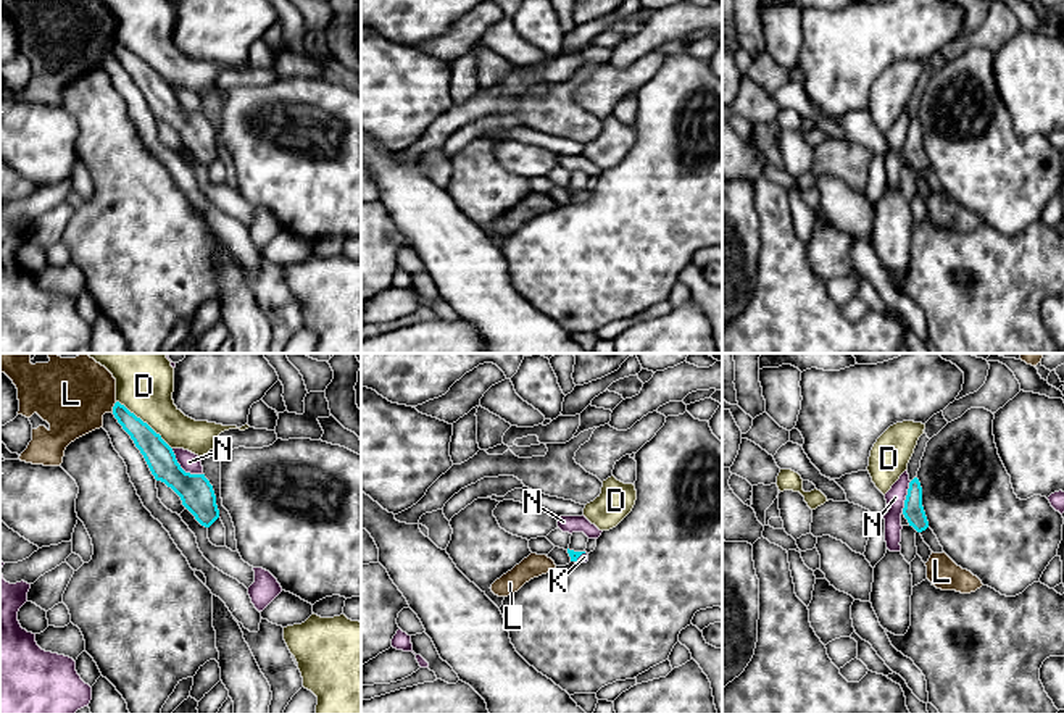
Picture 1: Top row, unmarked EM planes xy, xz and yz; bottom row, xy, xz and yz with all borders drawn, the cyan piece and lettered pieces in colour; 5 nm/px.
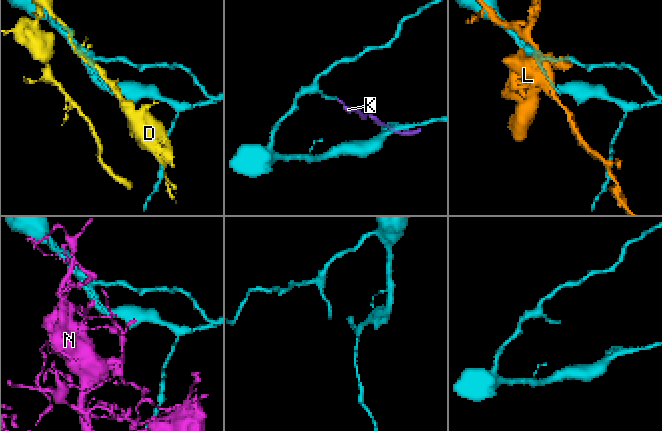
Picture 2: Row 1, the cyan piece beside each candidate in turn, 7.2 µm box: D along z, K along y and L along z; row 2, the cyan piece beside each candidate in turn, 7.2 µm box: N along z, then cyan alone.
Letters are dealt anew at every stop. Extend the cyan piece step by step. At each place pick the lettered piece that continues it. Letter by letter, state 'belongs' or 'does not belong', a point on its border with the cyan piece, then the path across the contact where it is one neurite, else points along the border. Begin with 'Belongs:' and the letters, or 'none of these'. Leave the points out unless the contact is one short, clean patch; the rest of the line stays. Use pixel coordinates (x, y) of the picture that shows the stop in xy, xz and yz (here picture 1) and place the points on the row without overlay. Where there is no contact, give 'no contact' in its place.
Belongs: K
D: does not belong | xy (145, 62)
K: belongs | xz (579, 194)
L: does not belong | xy (113, 45)
N: does not belong | xy (181, 107)

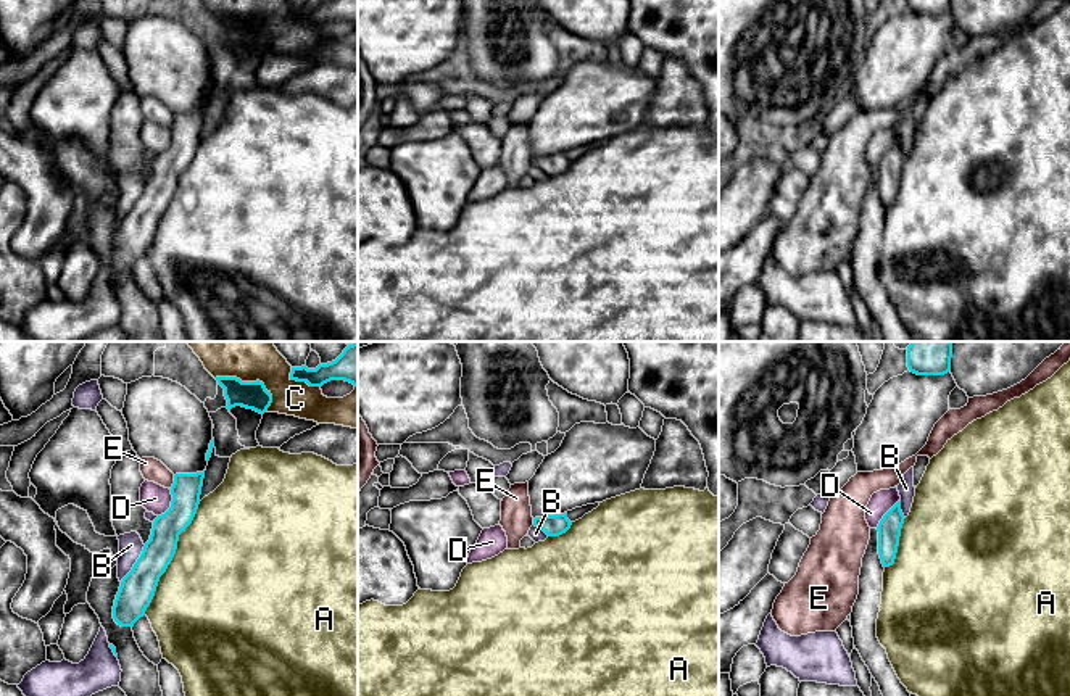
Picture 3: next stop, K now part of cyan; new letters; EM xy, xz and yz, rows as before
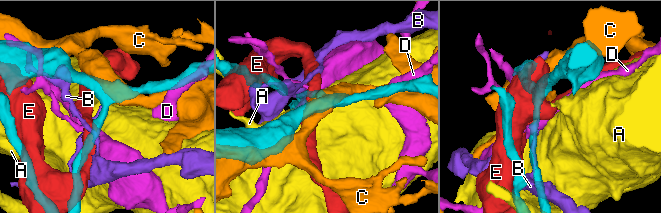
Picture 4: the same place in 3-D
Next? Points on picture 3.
Belongs: none of these
A: does not belong | xy (173, 195)
B: does not belong | xy (134, 203)
C: does not belong | xy (248, 21)
D: does not belong | xy (171, 144)
E: does not belong | xy (174, 121)

